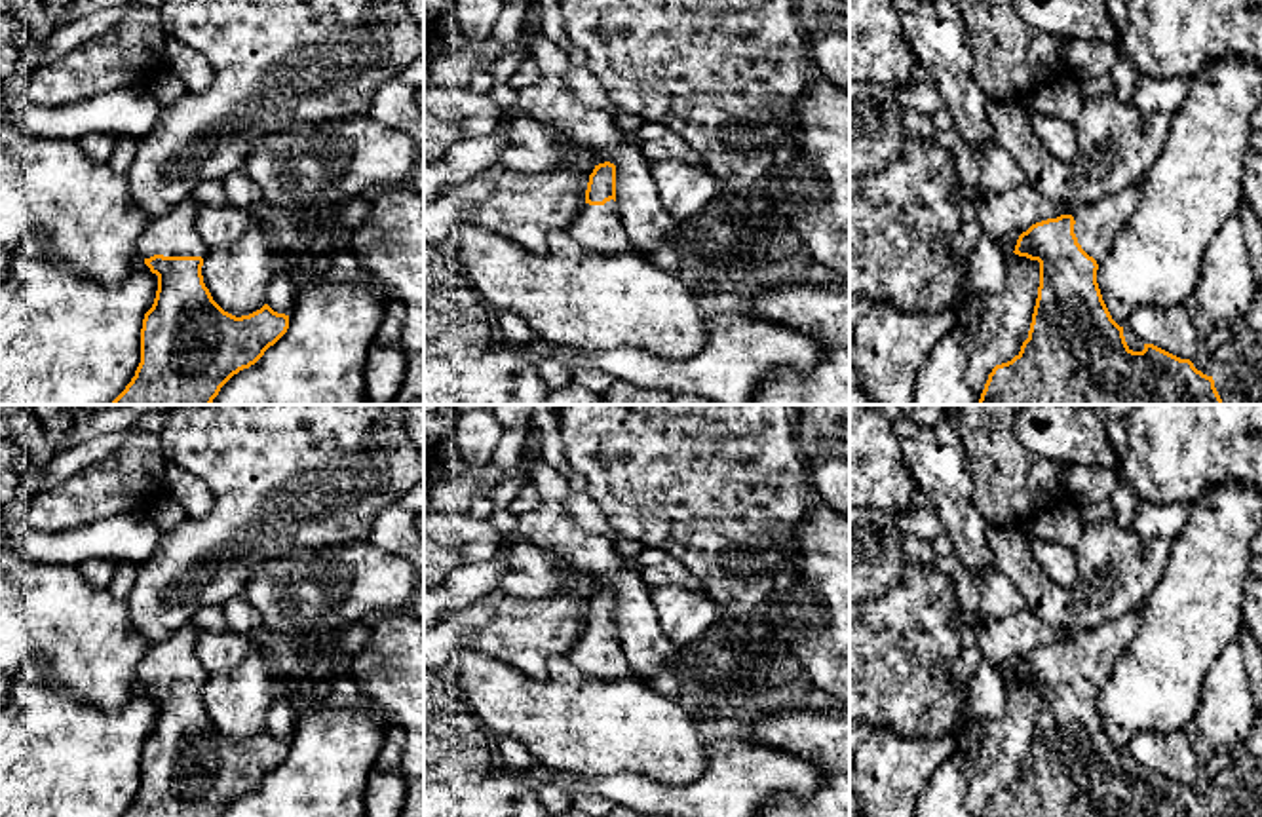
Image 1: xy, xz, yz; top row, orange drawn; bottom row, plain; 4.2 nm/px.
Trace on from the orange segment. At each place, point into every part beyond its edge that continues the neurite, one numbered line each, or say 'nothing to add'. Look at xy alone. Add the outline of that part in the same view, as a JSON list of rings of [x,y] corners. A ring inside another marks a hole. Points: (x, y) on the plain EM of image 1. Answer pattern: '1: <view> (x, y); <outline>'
1: xy (172, 660); [[[190,619],[171,636],[150,644],[139,667],[137,680],[144,686],[154,680],[163,682],[205,682],[209,674],[196,654],[196,638],[201,627]]]

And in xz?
1: xz (595, 652); [[[614,625],[604,631],[589,631],[583,627],[582,635],[568,652],[568,657],[580,671],[601,680],[635,676],[623,654],[620,631]]]

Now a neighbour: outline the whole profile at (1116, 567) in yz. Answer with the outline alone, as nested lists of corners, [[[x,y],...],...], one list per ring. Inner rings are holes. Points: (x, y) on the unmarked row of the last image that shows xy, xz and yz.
[[[1114,521],[1085,526],[1081,543],[1074,551],[1078,583],[1070,589],[1074,619],[1066,631],[1078,635],[1137,608],[1159,581],[1169,562],[1169,549],[1169,540],[1140,536],[1131,526],[1123,528]]]

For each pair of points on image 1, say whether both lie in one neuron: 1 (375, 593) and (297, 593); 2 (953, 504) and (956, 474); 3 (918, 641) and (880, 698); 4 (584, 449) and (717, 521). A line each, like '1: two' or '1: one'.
1: one
2: one
3: one
4: one

